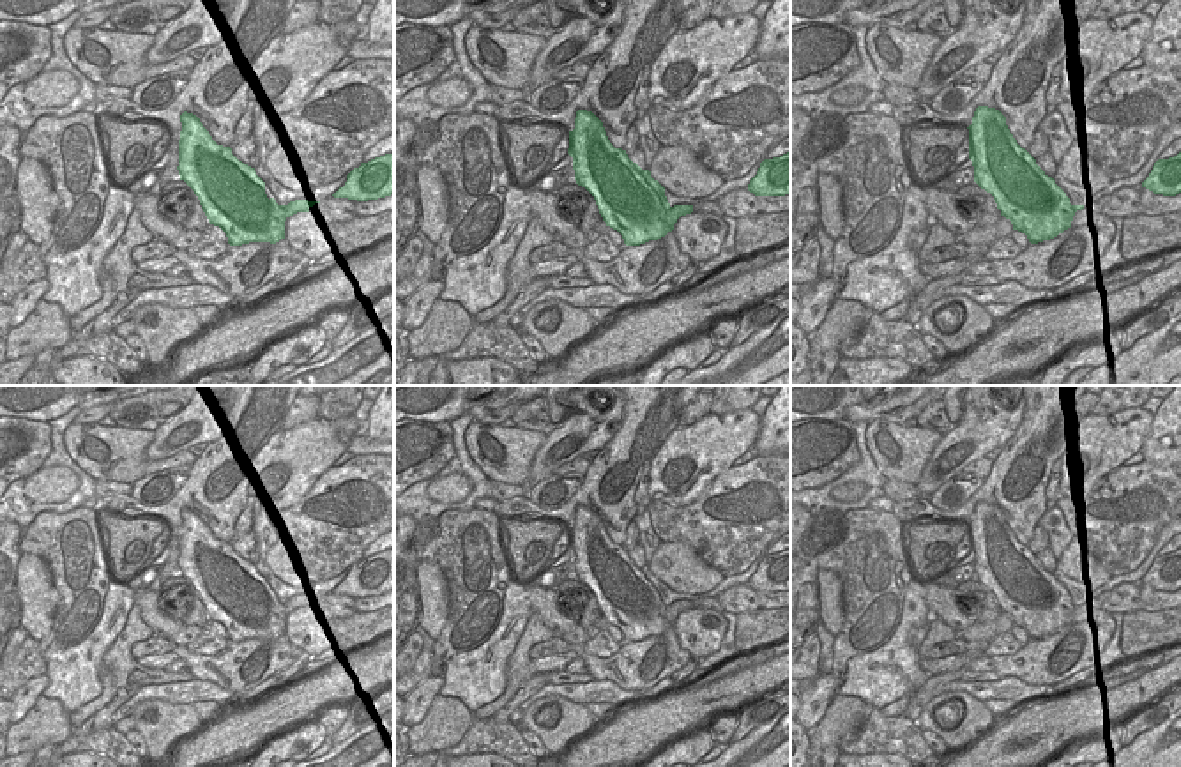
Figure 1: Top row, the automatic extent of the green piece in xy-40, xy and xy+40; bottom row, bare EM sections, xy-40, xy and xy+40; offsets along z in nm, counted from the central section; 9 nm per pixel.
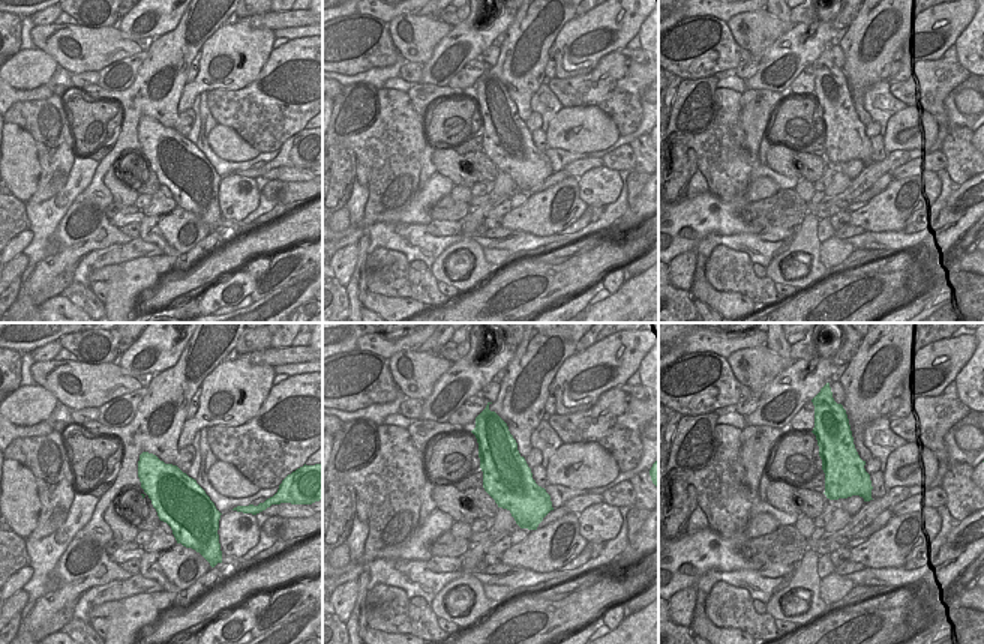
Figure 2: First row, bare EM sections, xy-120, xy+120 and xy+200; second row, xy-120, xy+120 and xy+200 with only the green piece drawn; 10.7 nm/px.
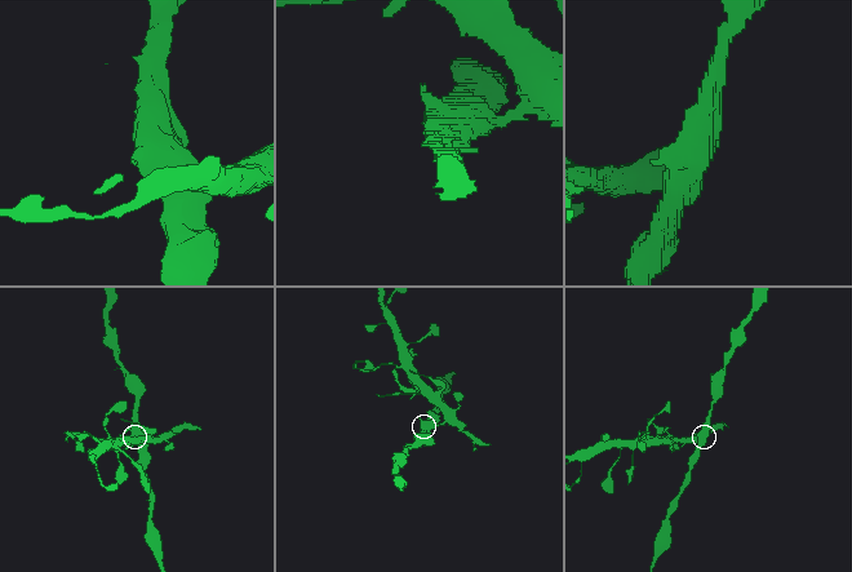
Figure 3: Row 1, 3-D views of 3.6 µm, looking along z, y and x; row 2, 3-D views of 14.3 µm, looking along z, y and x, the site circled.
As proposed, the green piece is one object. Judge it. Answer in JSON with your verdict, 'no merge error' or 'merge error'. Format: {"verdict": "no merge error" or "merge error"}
{"verdict": "merge error"}

